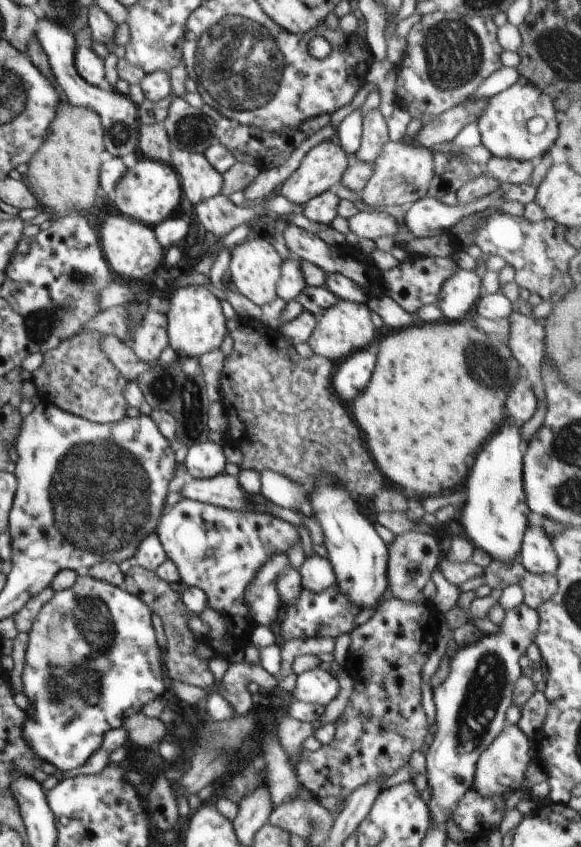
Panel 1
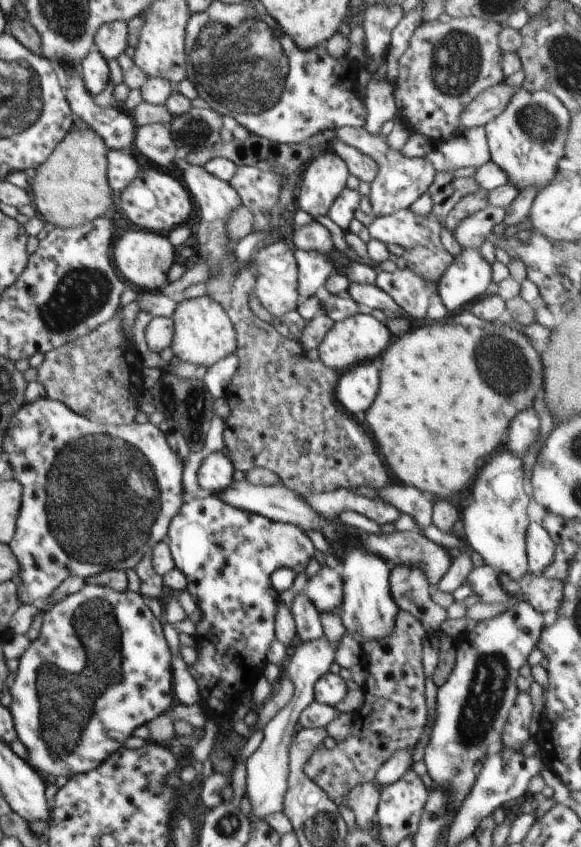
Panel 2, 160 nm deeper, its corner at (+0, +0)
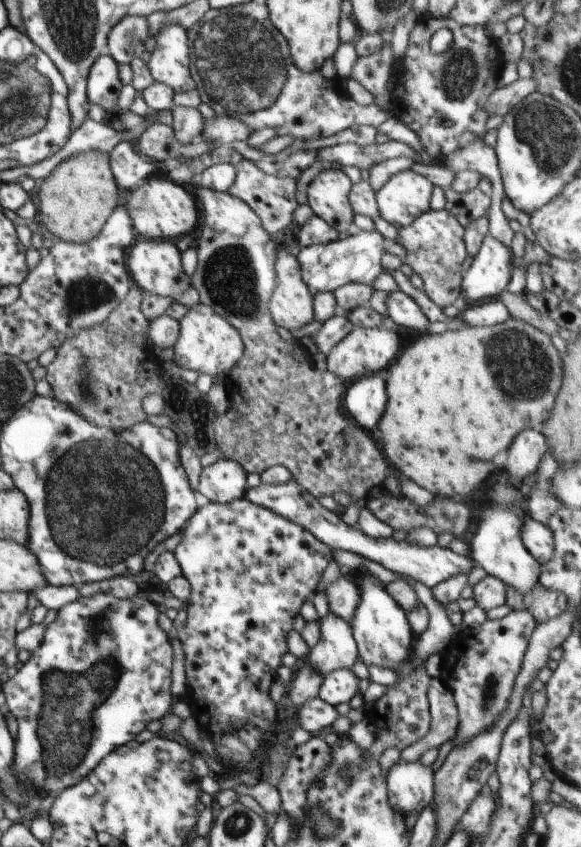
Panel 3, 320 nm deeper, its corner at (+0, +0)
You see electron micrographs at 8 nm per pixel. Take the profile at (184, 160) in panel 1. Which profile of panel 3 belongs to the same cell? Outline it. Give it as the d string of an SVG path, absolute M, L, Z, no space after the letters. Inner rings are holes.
M195 182L198 187L198 203L200 210L204 212L204 226L200 231L196 231L196 248L198 249L198 266L194 274L191 277L191 286L196 288L200 297L200 303L208 305L211 309L214 309L220 316L225 319L240 333L242 337L245 349L242 358L231 368L227 375L226 390L229 396L231 407L228 413L220 416L218 422L215 424L217 444L215 447L220 450L223 454L224 459L232 459L233 461L239 462L244 470L249 474L257 472L262 474L265 470L268 470L274 465L282 465L292 473L292 480L296 481L302 488L305 488L311 495L314 495L317 499L326 494L332 496L334 492L348 492L353 498L353 502L358 502L366 498L371 489L380 486L384 480L390 474L390 468L388 467L388 460L385 458L383 451L378 441L370 438L364 429L353 419L350 413L347 412L343 406L343 398L347 390L347 384L330 371L324 372L318 370L312 360L312 356L307 350L301 346L298 342L288 343L285 342L278 332L276 331L277 325L273 321L269 309L269 302L273 295L276 286L276 253L278 252L278 246L274 243L271 234L262 226L258 215L246 204L243 200L238 197L232 196L228 193L221 193L220 191L213 191L206 189ZM228 431L228 442L224 440L224 432ZM232 444L240 444L240 448L230 448Z

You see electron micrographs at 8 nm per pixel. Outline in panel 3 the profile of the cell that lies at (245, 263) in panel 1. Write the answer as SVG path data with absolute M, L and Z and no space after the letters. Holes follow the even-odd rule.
M282 248L276 253L276 286L269 302L273 321L297 331L315 319L313 296L302 278L297 258Z

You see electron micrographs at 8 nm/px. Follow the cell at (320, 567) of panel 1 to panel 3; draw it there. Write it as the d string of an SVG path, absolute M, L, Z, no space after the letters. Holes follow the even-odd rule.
M343 577L330 584L324 591L328 597L330 612L342 617L350 625L361 601L358 584Z

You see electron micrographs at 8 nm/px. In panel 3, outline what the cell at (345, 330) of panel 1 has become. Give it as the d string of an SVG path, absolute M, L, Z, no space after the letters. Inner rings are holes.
M358 327L327 354L327 370L349 384L366 375L387 369L398 358L400 349L400 340L394 329Z

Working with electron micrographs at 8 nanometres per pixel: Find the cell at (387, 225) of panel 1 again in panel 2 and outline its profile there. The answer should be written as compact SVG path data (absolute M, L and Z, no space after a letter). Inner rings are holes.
M412 209L399 210L398 212L393 212L390 216L377 217L372 224L368 227L372 239L382 241L384 244L398 244L405 248L404 258L406 259L406 264L410 269L416 274L421 274L422 277L428 278L432 282L436 282L436 288L438 286L438 281L442 280L443 274L446 272L447 268L454 262L454 257L450 255L450 252L446 251L444 245L442 245L442 240L440 239L440 230L442 230L441 220L432 213L426 215L417 215L413 213Z

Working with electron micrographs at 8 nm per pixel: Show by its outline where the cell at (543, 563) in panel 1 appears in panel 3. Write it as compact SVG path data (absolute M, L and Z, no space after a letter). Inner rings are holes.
M528 516L521 526L521 539L526 550L540 564L552 558L555 544L548 525Z

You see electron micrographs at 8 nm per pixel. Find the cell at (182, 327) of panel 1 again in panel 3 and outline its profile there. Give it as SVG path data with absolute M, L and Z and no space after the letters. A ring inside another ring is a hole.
M198 303L178 321L180 334L174 348L172 362L176 366L210 374L214 379L219 375L228 375L231 368L242 358L244 343L240 333L223 316L208 305Z

